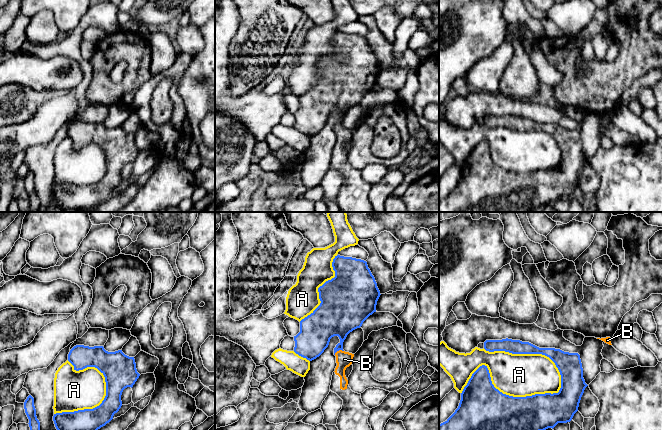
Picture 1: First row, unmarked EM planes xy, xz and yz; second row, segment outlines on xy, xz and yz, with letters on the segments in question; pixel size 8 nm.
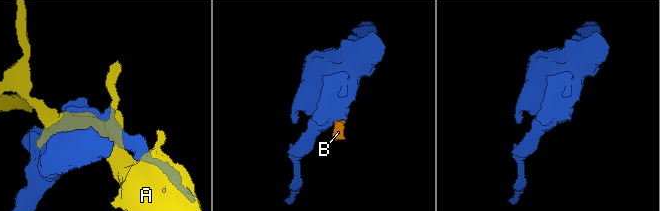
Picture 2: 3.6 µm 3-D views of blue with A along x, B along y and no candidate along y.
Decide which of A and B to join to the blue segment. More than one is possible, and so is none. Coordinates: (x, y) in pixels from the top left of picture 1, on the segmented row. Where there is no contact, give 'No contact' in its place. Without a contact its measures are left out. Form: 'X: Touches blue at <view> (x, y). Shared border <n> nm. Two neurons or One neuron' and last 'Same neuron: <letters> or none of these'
A: Touches blue at yz (508, 395). Shared border 800 nm. Two neurons
B: Touches blue at xz (338, 350). Shared border 90 nm. One neuron
Same neuron: B

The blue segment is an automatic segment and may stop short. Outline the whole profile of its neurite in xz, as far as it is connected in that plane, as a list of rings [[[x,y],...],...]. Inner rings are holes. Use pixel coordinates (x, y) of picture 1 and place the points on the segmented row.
[[[337,255],[333,259],[332,267],[335,277],[318,288],[320,305],[300,321],[300,332],[294,336],[294,352],[312,361],[324,352],[332,337],[338,336],[340,342],[334,348],[337,366],[330,385],[330,390],[343,400],[336,427],[338,430],[372,430],[368,423],[371,409],[363,404],[361,394],[351,390],[345,376],[345,370],[352,364],[354,354],[343,350],[343,342],[350,332],[360,328],[363,322],[376,312],[381,294],[366,261]]]

